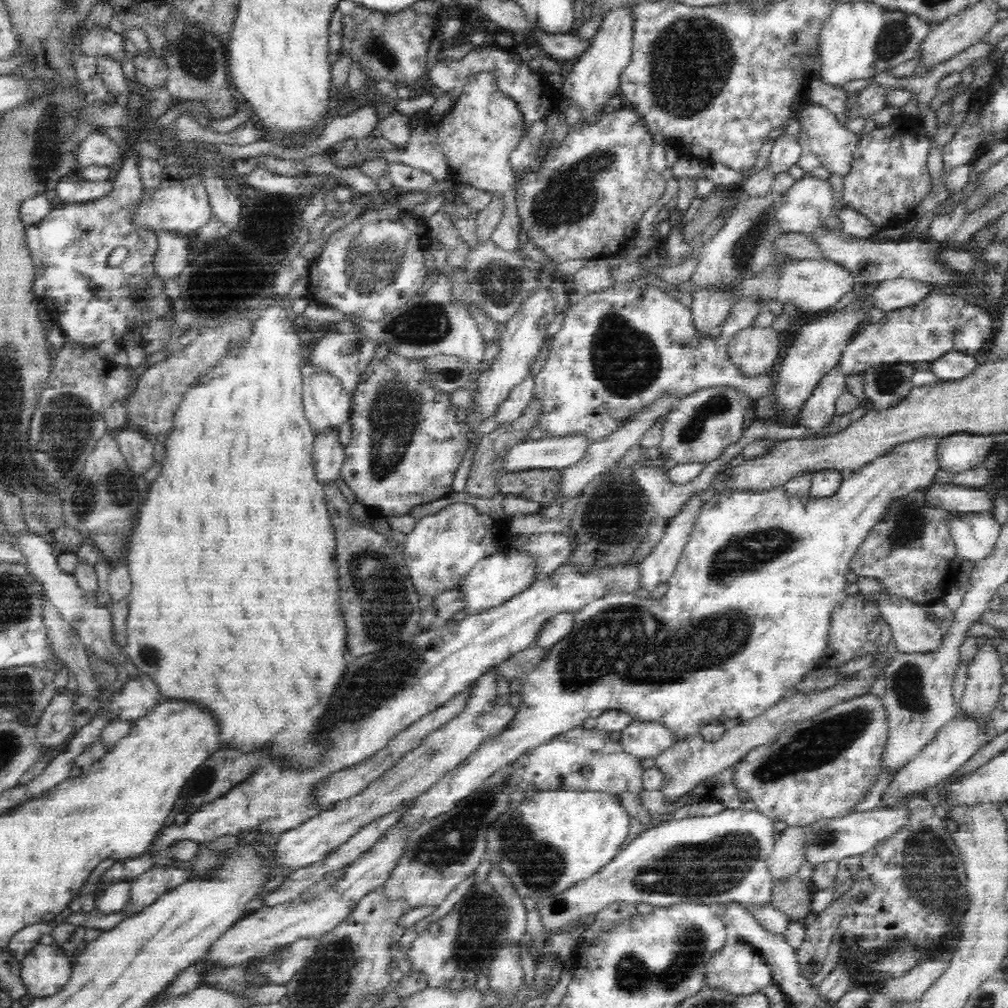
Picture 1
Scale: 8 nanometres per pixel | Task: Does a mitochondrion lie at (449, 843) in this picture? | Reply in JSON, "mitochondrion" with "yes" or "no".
{"mitochondrion":"yes"}

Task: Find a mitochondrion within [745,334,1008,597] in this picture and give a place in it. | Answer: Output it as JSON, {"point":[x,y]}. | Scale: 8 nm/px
{"point":[906,525]}

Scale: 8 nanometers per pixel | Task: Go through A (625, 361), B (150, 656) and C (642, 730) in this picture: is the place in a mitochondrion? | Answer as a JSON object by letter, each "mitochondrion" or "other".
{"A":"mitochondrion","B":"mitochondrion","C":"other"}

